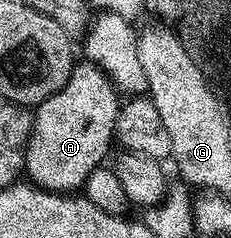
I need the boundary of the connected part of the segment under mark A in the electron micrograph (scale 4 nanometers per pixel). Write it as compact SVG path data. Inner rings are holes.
M77 61L65 86L35 107L32 135L24 157L27 181L57 194L79 191L90 172L101 169L103 162L100 161L114 146L121 105L118 91L108 75L90 61Z

